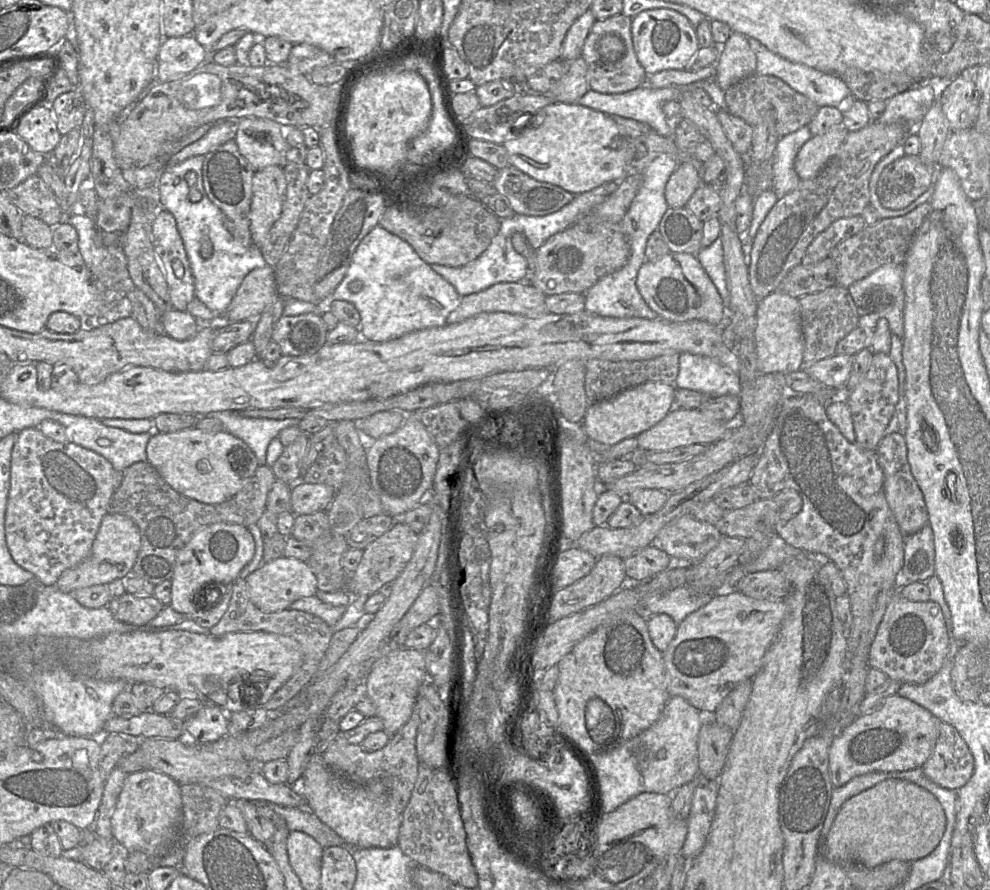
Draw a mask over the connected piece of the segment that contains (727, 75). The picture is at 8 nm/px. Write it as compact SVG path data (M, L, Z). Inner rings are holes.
M732 32L721 46L716 62L715 81L725 92L730 86L756 71L756 55L751 50L748 38Z

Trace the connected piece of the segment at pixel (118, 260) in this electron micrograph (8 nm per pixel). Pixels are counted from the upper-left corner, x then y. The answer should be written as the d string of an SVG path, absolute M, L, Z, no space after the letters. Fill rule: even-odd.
M70 209L70 215L67 215L64 220L76 229L78 233L79 254L96 279L98 279L104 286L120 293L128 293L135 288L127 269L127 260L122 246L112 245L105 247L103 245L97 230L95 217L88 217L84 214L77 213L71 214Z

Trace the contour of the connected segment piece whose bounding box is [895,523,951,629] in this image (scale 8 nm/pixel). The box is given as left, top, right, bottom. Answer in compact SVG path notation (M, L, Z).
M929 523L918 532L904 537L902 567L896 575L895 586L899 590L915 581L926 582L930 599L942 609L950 629L951 613L944 598L942 584L935 575L935 549L933 531Z

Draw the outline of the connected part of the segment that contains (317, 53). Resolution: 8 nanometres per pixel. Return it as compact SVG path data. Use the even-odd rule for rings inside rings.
M306 43L294 44L286 66L293 72L309 75L314 69L336 63L324 50Z

